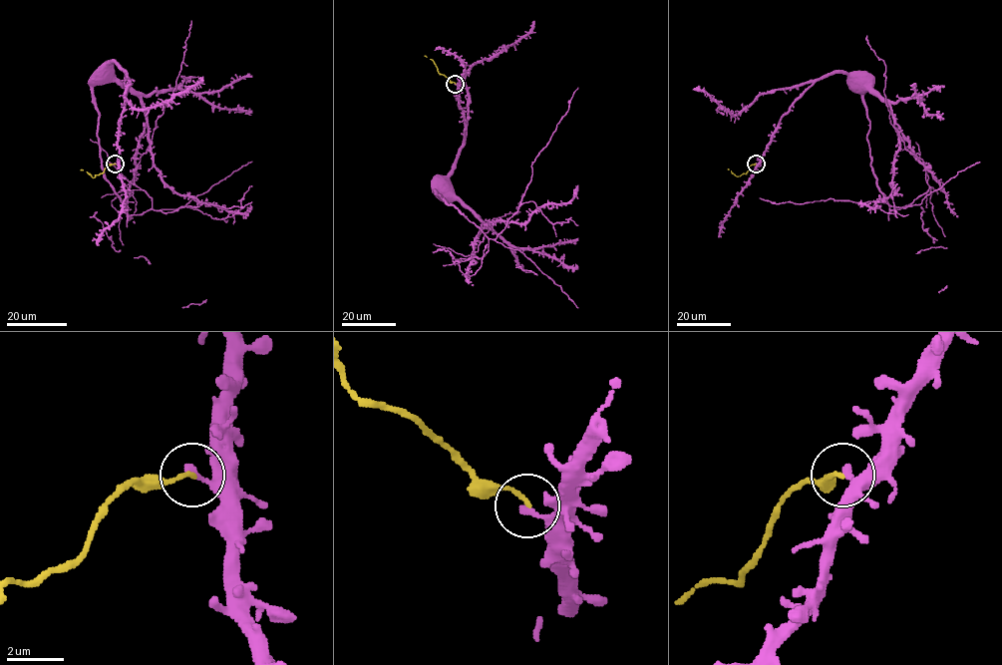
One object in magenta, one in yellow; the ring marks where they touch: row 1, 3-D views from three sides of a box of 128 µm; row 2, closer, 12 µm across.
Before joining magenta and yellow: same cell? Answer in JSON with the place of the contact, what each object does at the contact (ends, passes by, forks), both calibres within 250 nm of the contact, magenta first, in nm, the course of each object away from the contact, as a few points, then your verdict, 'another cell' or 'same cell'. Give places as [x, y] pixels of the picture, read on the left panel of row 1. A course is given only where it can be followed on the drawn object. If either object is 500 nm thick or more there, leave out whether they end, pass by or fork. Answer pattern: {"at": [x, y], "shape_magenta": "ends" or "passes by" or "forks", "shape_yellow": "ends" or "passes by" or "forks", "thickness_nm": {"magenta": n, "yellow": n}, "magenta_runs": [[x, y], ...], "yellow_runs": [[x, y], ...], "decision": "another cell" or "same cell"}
{"at": [115, 164], "shape_magenta": "ends", "shape_yellow": "ends", "thickness_nm": {"magenta": 240, "yellow": 140}, "magenta_runs": [[115, 164], [126, 94], [125, 72], [115, 62], [108, 62], [94, 79]], "yellow_runs": [[115, 164], [109, 165], [94, 177], [80, 169]], "decision": "another cell"}

